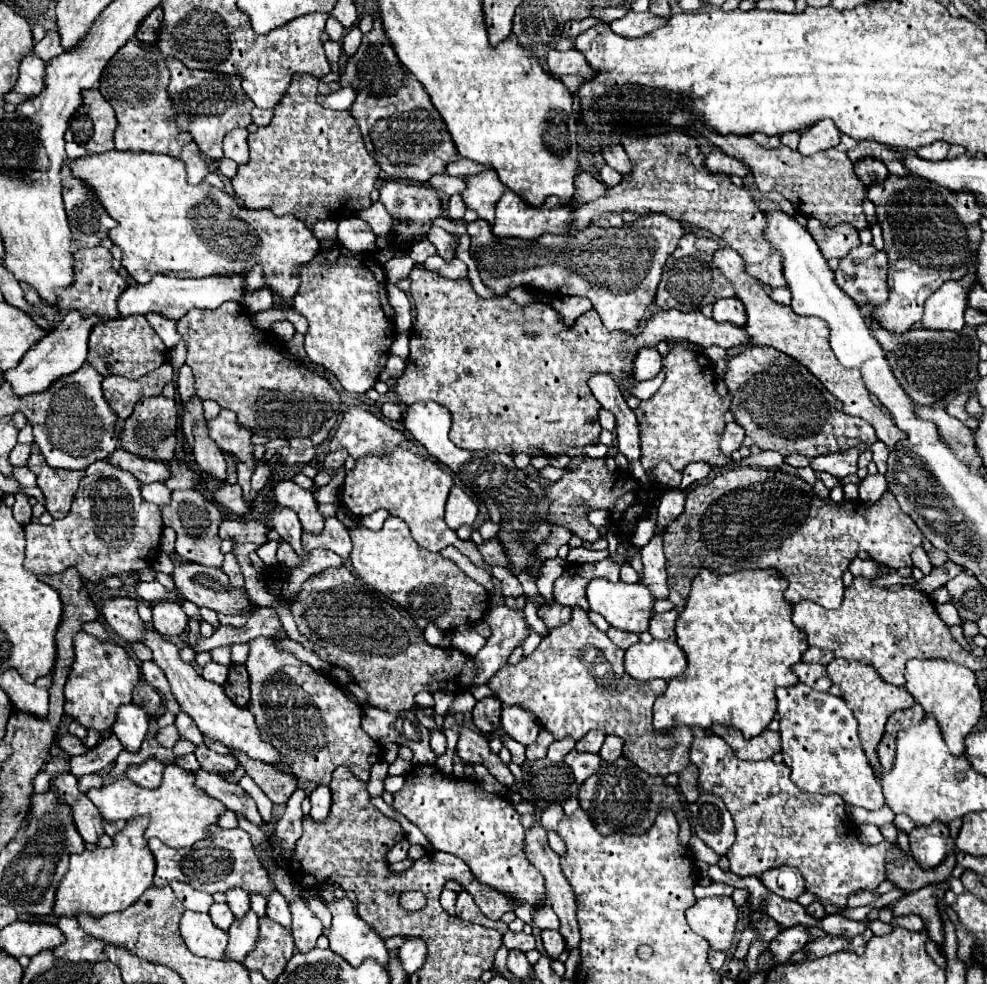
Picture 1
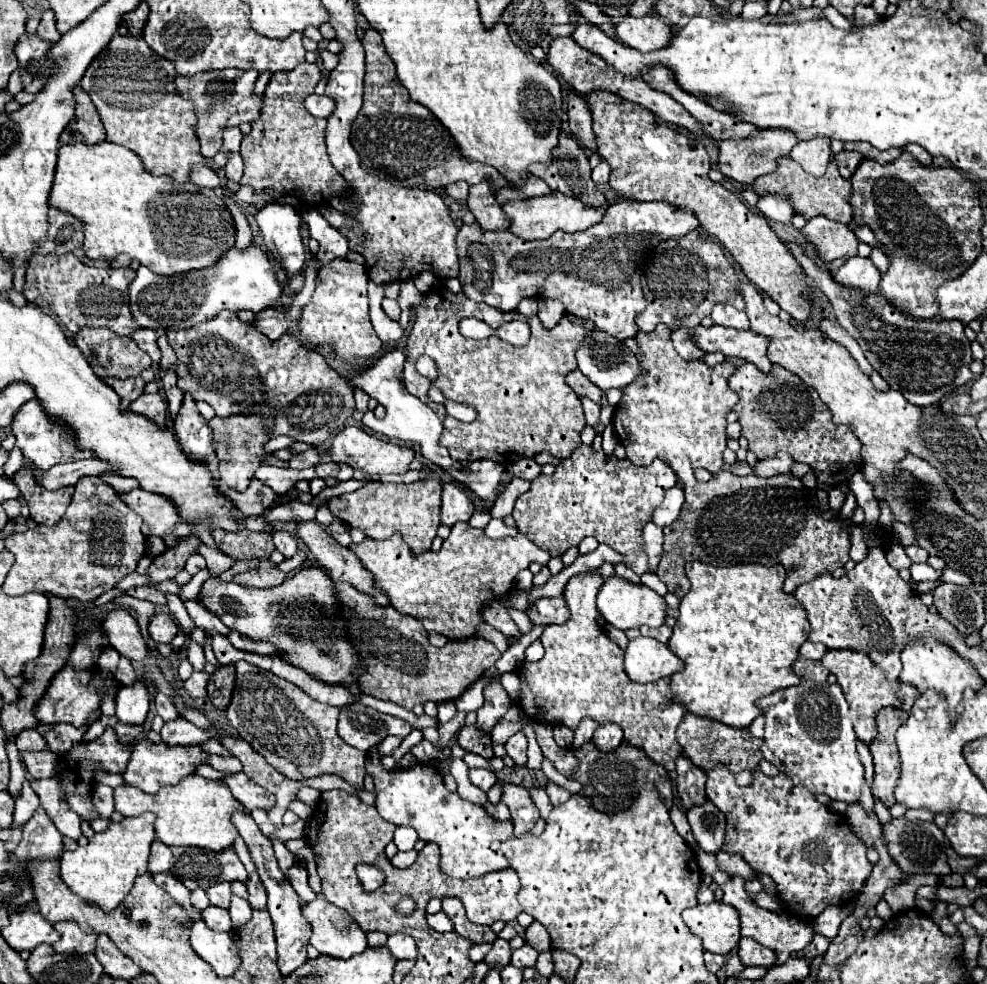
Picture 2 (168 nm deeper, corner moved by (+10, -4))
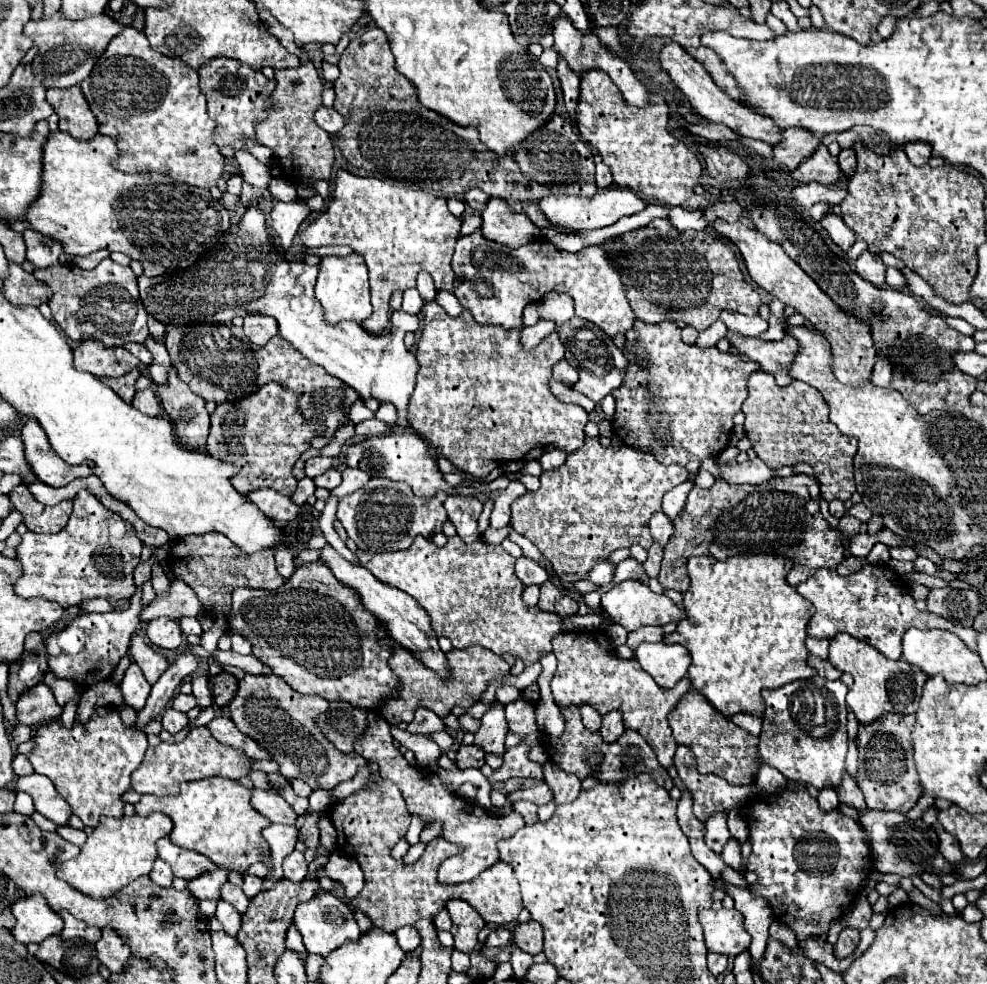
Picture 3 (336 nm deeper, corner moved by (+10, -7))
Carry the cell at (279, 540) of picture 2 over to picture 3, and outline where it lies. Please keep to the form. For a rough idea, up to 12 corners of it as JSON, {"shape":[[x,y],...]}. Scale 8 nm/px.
{"shape":[[275,549],[277,571],[289,579],[295,571],[291,551]]}

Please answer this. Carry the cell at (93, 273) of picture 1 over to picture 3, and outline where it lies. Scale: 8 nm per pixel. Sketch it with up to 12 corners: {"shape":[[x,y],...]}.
{"shape":[[131,267],[35,269],[69,339],[149,337]]}

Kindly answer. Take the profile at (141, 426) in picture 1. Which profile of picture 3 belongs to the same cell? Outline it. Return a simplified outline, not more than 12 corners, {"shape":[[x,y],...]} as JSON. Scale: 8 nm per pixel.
{"shape":[[153,389],[137,391],[133,407],[145,415],[161,413]]}

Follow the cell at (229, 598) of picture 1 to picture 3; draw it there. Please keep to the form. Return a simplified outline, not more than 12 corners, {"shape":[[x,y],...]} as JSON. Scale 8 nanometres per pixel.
{"shape":[[321,561],[235,589],[229,625],[297,693],[373,711],[393,647]]}

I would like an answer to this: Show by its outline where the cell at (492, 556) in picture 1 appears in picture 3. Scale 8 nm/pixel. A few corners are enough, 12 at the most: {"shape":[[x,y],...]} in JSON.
{"shape":[[455,535],[357,551],[453,647],[525,665],[561,617],[523,603],[515,557]]}

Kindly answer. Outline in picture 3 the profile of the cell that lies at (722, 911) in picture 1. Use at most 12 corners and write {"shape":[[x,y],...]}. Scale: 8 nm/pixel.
{"shape":[[701,909],[709,951],[735,957],[751,937],[737,909]]}

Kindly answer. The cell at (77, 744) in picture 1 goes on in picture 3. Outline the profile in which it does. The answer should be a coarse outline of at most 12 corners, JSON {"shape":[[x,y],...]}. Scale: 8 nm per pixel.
{"shape":[[15,725],[11,737],[17,745],[31,739],[31,727]]}

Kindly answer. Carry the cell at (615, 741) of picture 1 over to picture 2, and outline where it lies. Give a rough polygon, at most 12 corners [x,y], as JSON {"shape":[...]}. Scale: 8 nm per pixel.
{"shape":[[617,724],[599,726],[593,744],[601,752],[613,752],[623,742]]}

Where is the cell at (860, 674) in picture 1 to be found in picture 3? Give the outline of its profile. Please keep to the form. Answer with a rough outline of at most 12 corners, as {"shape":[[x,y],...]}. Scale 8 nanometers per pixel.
{"shape":[[849,633],[831,641],[829,661],[855,683],[847,705],[859,723],[885,709],[915,713],[929,679],[905,659]]}

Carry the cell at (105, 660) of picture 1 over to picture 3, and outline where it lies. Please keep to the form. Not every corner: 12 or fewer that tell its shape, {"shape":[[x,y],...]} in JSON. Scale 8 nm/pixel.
{"shape":[[39,683],[17,701],[23,725],[61,715],[53,691]]}

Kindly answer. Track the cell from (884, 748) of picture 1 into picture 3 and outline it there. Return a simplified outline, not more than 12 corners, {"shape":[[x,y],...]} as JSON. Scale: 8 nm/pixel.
{"shape":[[915,715],[859,725],[857,785],[869,809],[921,797]]}

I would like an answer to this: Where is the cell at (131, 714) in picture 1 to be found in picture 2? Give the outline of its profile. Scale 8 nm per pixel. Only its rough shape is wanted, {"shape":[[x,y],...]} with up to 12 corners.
{"shape":[[147,680],[121,686],[117,718],[141,726],[149,712]]}

